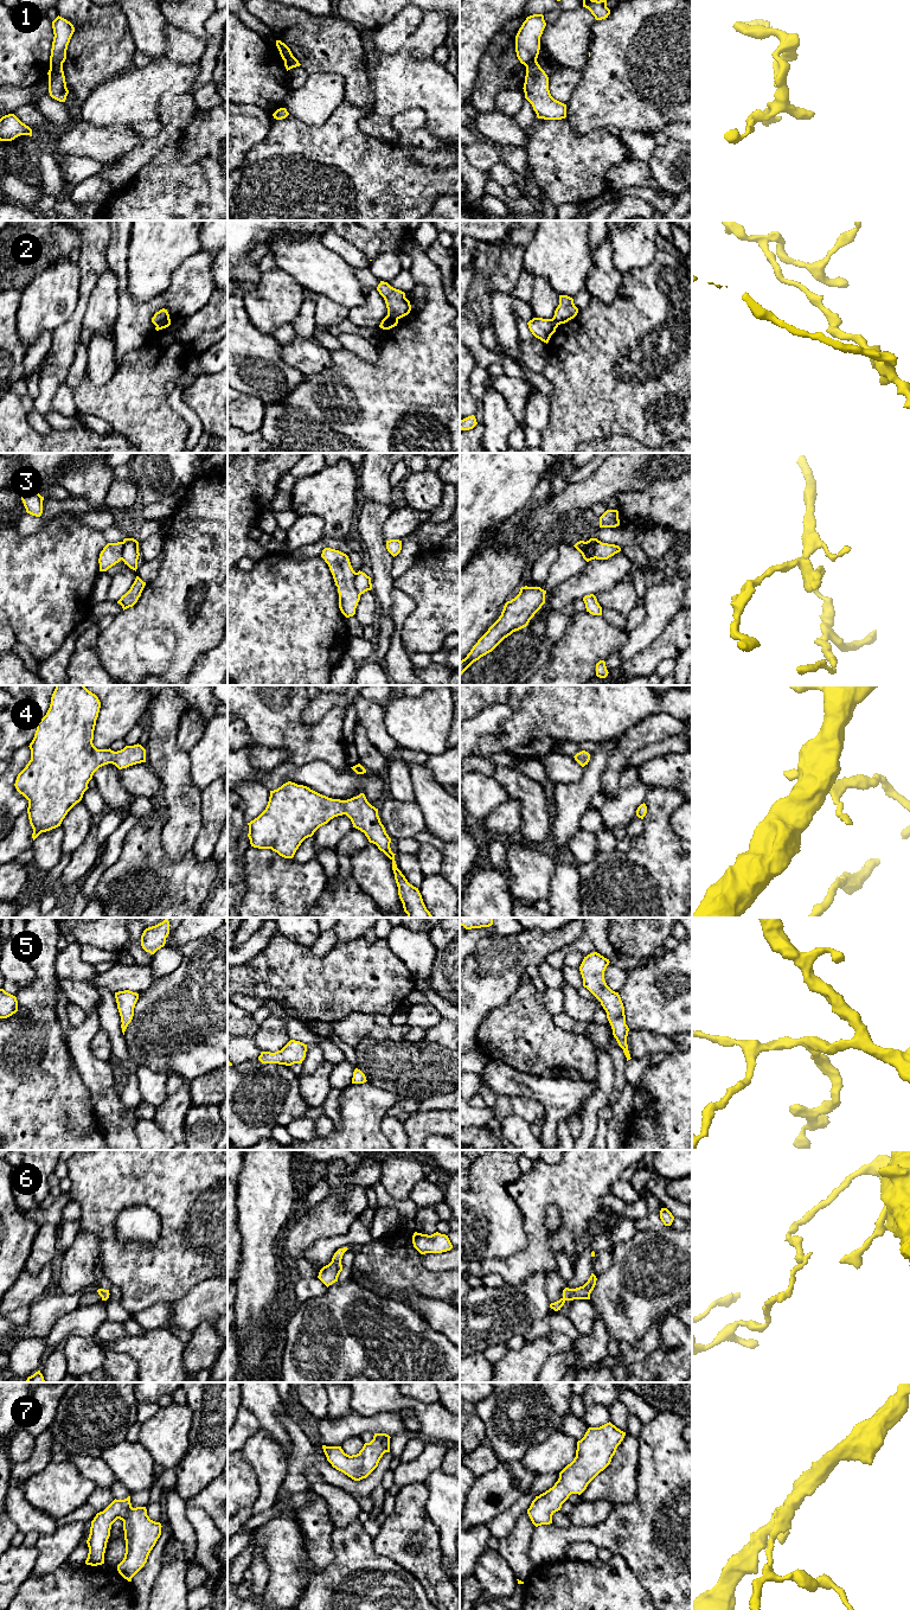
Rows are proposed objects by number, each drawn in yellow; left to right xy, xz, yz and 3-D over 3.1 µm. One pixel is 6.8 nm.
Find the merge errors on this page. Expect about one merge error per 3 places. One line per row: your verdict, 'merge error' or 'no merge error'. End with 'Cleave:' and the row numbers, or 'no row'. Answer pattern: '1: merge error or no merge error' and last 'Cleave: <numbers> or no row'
1: merge error
2: merge error
3: merge error
4: no merge error
5: no merge error
6: no merge error
7: no merge error
Cleave: 1, 2, 3

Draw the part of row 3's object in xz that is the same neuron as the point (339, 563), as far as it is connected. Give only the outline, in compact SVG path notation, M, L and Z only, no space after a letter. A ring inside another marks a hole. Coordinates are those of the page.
M325 548L321 557L328 564L338 587L341 613L346 618L353 616L360 600L360 594L354 587L355 571L351 566L348 556L339 550Z

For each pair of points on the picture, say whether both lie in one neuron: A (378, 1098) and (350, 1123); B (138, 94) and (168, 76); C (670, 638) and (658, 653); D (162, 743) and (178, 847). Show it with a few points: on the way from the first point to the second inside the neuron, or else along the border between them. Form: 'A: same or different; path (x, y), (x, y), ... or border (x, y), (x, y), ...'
A: same; path (371, 1103), (357, 1117)
B: same; path (145, 87), (161, 76)
C: same; path (670, 641), (661, 650)
D: same; path (173, 770), (178, 790), (178, 821)

